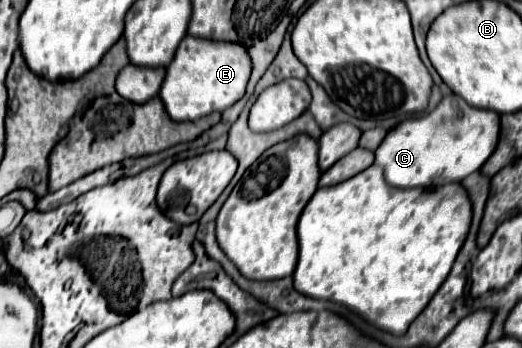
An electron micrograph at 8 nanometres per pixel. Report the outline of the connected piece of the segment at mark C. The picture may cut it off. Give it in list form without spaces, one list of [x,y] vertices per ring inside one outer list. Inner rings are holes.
[[[448,94],[432,112],[408,118],[394,126],[376,148],[376,164],[382,166],[386,182],[396,188],[434,188],[448,182],[462,182],[490,158],[498,134],[498,112],[474,108],[458,94]]]

